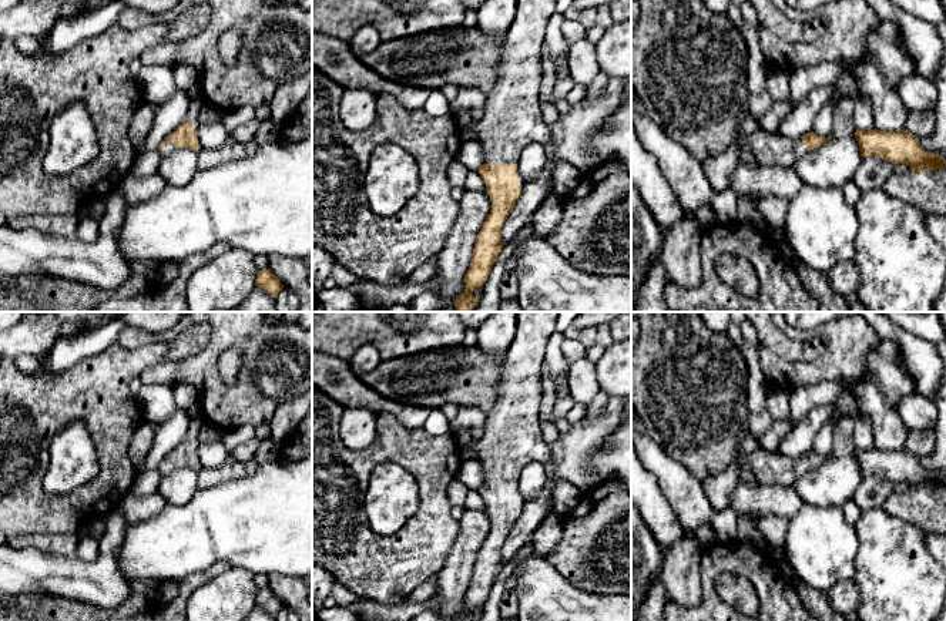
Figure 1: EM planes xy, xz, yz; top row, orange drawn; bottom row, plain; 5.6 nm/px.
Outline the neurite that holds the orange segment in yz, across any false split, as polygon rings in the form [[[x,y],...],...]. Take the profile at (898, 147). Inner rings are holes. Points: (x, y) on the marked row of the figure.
[[[876,128],[870,131],[856,130],[855,138],[863,158],[880,157],[892,164],[906,164],[912,172],[946,168],[946,160],[942,155],[925,151],[919,138],[906,130],[890,132]]]

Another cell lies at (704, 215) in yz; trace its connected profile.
[[[711,204],[700,205],[697,212],[694,214],[694,219],[698,222],[701,229],[705,229],[715,224],[715,216]]]

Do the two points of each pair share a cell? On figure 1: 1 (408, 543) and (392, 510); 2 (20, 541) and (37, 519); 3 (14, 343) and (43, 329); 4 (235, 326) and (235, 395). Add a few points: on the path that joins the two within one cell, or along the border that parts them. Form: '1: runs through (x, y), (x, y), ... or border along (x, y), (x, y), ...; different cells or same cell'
1: border along (368, 517), (381, 534), (393, 534), (401, 527); different cells
2: border along (60, 533), (14, 534); different cells
3: runs through (22, 338), (36, 334); same cell
4: runs through (217, 345), (211, 352), (211, 376), (217, 382); same cell

